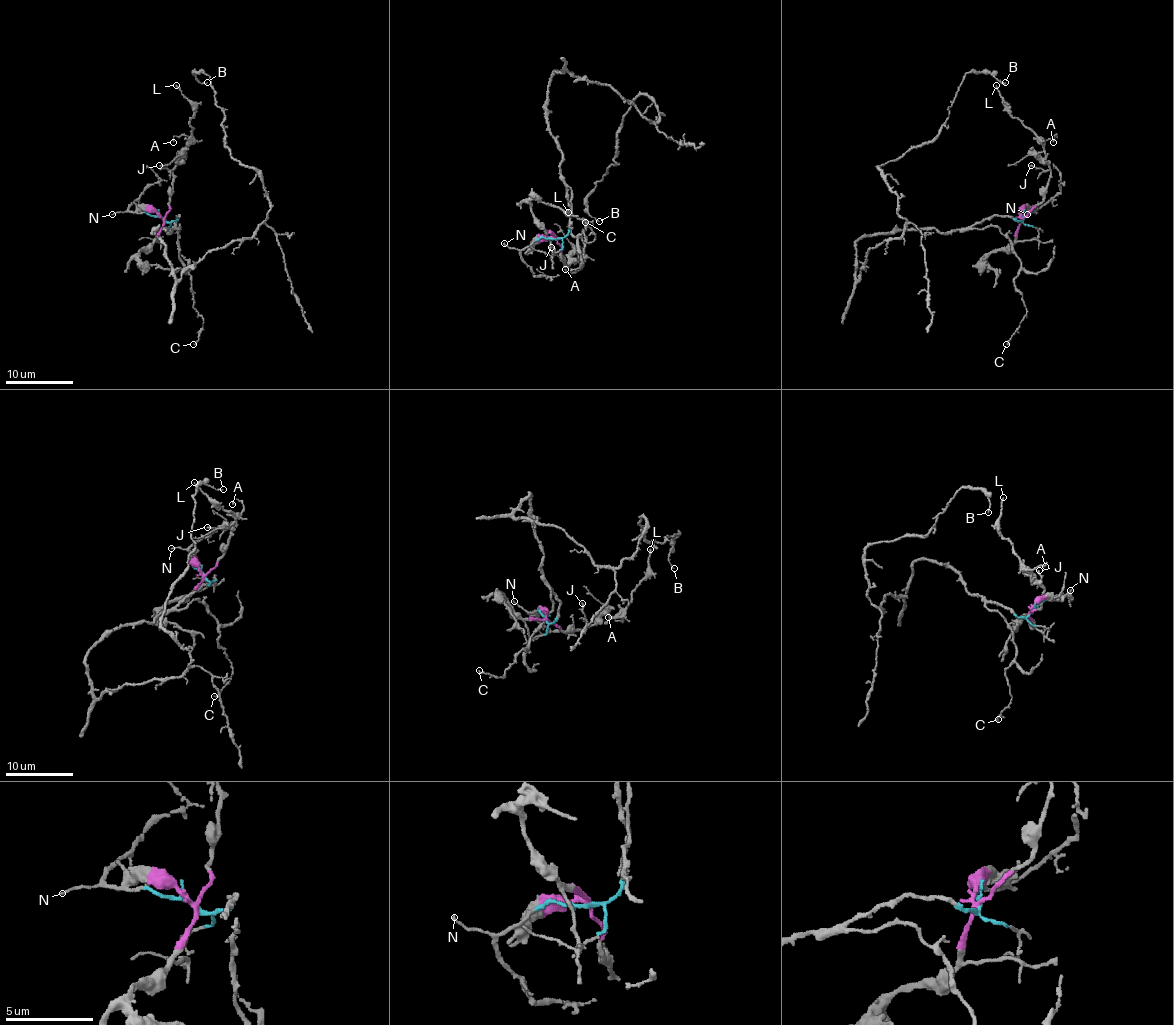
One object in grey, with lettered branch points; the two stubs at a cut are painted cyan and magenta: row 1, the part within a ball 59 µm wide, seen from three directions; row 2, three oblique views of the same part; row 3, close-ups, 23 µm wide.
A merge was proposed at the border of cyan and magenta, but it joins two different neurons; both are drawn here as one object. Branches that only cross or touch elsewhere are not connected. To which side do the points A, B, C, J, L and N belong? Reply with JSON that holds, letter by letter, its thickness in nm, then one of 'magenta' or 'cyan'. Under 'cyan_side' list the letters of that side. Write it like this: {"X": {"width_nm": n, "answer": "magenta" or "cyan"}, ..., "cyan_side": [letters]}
{"A": {"width_nm": 130, "answer": "magenta"}, "B": {"width_nm": 110, "answer": "cyan"}, "C": {"width_nm": 120, "answer": "cyan"}, "J": {"width_nm": 120, "answer": "magenta"}, "L": {"width_nm": 150, "answer": "magenta"}, "N": {"width_nm": 120, "answer": "cyan"}, "cyan_side": ["B", "C", "N"]}

